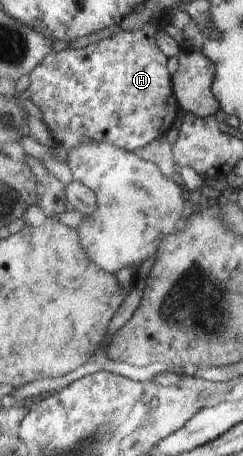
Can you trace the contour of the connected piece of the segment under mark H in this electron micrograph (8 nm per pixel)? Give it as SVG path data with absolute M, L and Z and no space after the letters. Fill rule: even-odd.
M155 23L129 32L121 29L116 35L97 41L83 49L69 49L45 57L30 74L27 97L39 107L45 124L59 145L67 151L83 143L106 142L124 151L136 152L163 138L177 119L180 104L176 99L167 57L157 45Z

